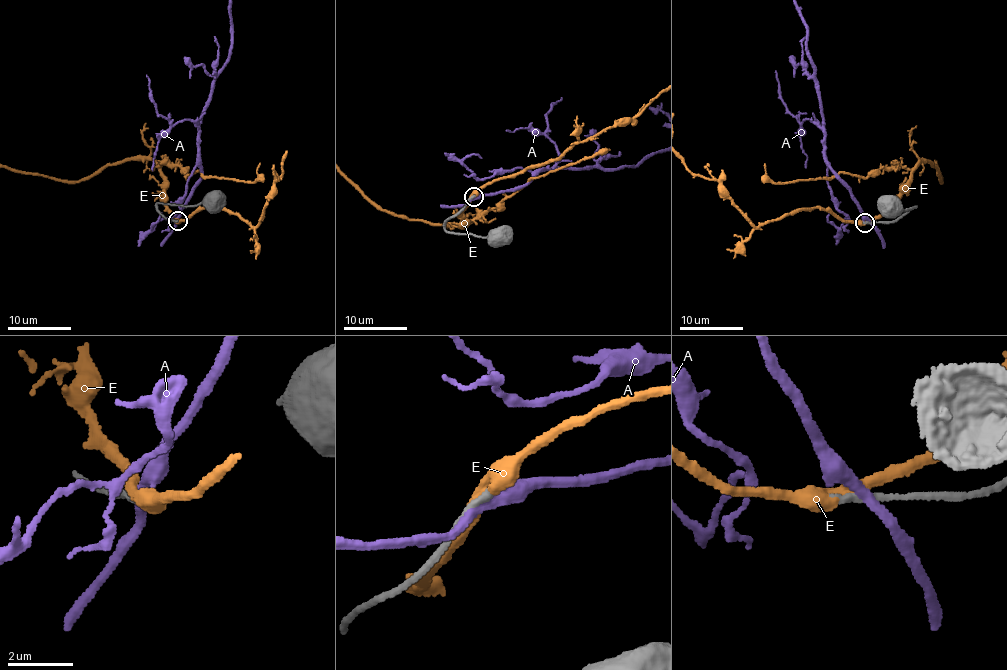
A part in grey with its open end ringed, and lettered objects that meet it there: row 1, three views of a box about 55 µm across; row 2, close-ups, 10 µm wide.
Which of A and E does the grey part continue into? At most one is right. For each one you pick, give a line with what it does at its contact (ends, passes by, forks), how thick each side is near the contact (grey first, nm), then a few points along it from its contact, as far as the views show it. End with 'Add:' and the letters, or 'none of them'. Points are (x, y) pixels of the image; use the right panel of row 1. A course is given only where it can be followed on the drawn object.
E: it passes by; calibres 240 and 360 nm
Add: E

